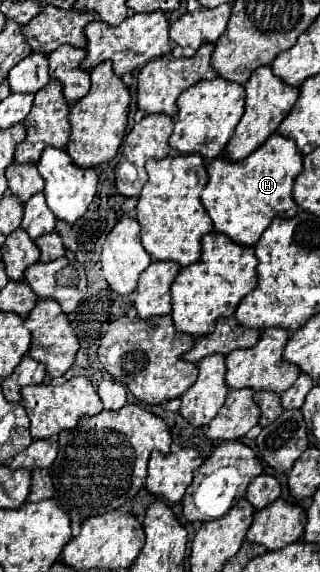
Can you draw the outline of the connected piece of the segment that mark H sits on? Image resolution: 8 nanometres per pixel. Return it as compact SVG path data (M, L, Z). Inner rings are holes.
M274 132L258 150L254 150L244 160L234 162L226 156L218 156L214 160L208 160L206 170L208 170L208 184L204 186L200 196L202 204L206 206L206 212L214 222L214 230L220 234L226 234L236 244L254 246L274 218L294 218L298 212L298 206L292 198L292 184L294 184L294 178L302 172L302 154L294 140L288 140L278 132Z

